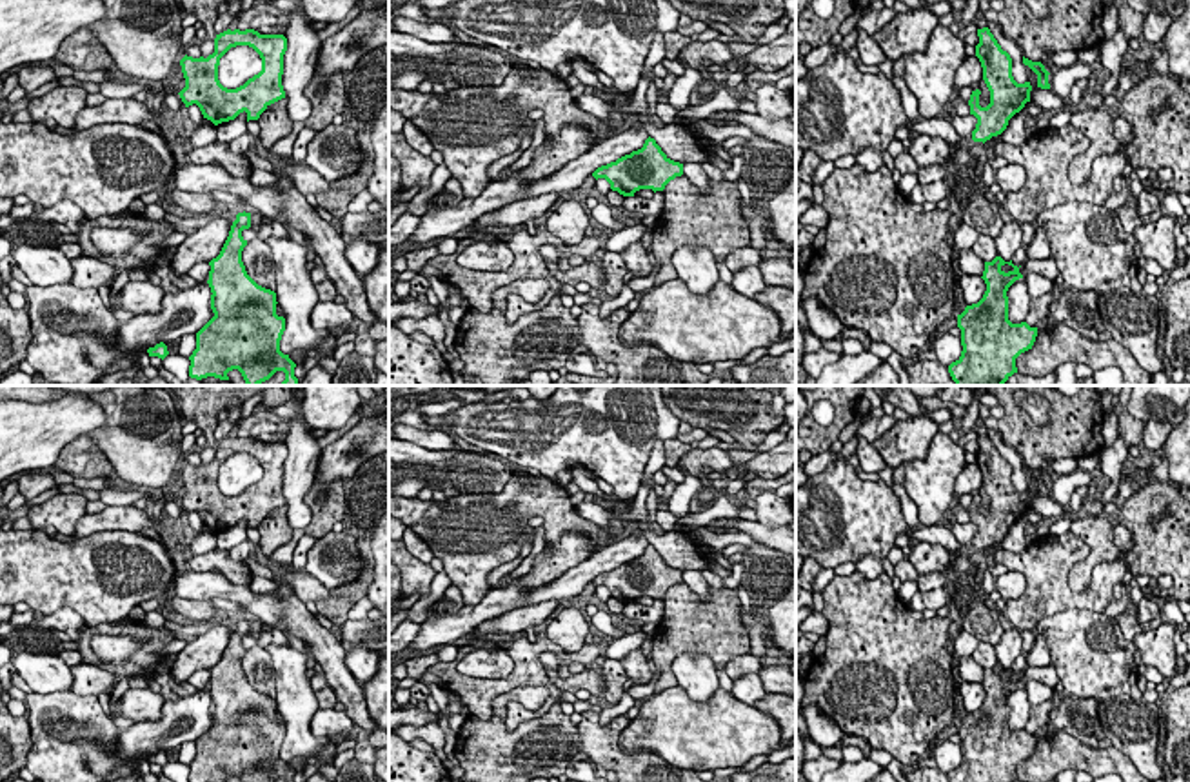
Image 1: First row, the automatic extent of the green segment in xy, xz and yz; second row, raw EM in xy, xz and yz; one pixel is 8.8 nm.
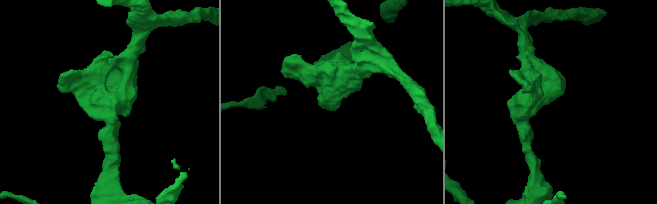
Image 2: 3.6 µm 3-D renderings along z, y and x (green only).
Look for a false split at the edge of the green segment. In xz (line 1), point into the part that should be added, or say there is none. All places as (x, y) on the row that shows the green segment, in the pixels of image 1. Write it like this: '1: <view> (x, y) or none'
1: none

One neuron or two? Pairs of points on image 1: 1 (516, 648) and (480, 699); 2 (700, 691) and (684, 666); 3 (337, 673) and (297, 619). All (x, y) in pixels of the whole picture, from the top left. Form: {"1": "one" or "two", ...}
{"1": "one", "2": "one", "3": "one"}

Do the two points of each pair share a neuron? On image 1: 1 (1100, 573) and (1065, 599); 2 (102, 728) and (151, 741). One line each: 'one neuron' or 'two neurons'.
1: one neuron
2: two neurons

